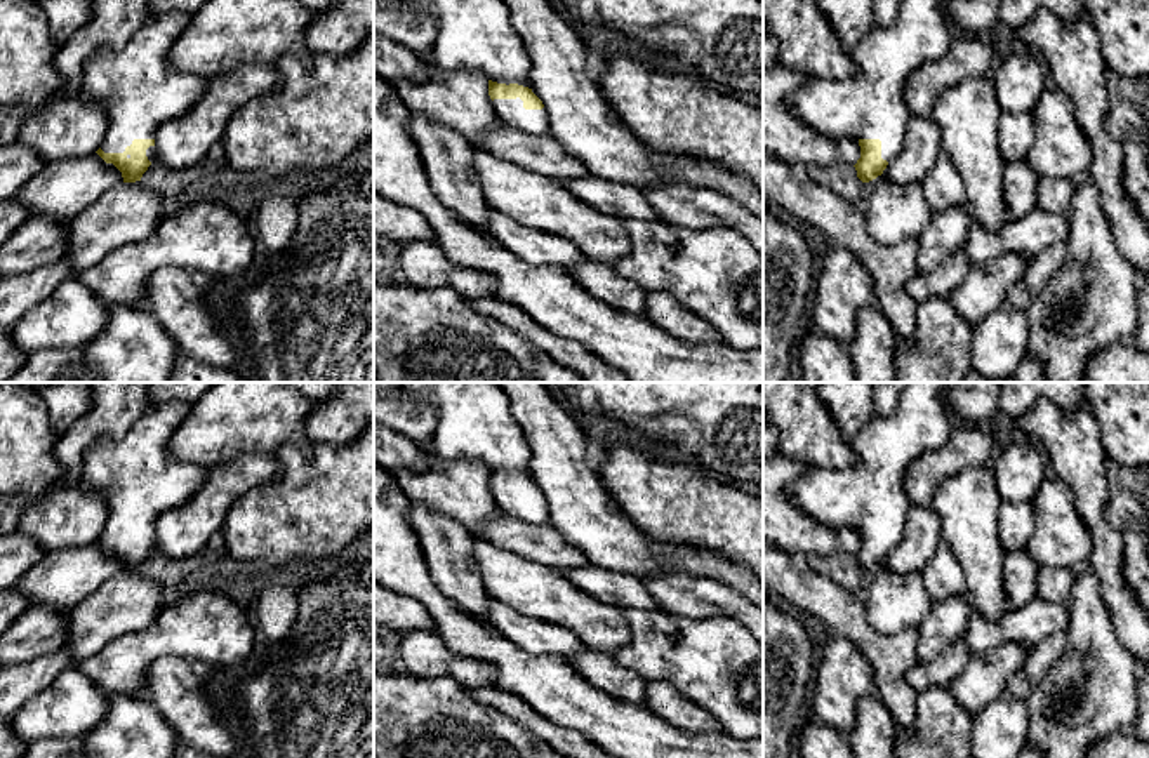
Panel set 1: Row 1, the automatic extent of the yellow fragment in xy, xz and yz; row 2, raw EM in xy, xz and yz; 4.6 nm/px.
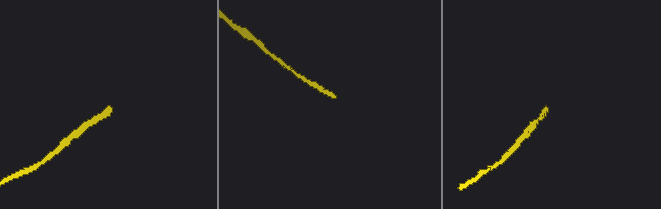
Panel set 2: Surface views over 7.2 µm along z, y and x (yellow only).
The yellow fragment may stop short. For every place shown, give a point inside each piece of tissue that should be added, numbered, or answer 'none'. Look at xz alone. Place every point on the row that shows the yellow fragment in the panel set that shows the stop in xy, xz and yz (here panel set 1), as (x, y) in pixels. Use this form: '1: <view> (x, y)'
1: xz (511, 112)

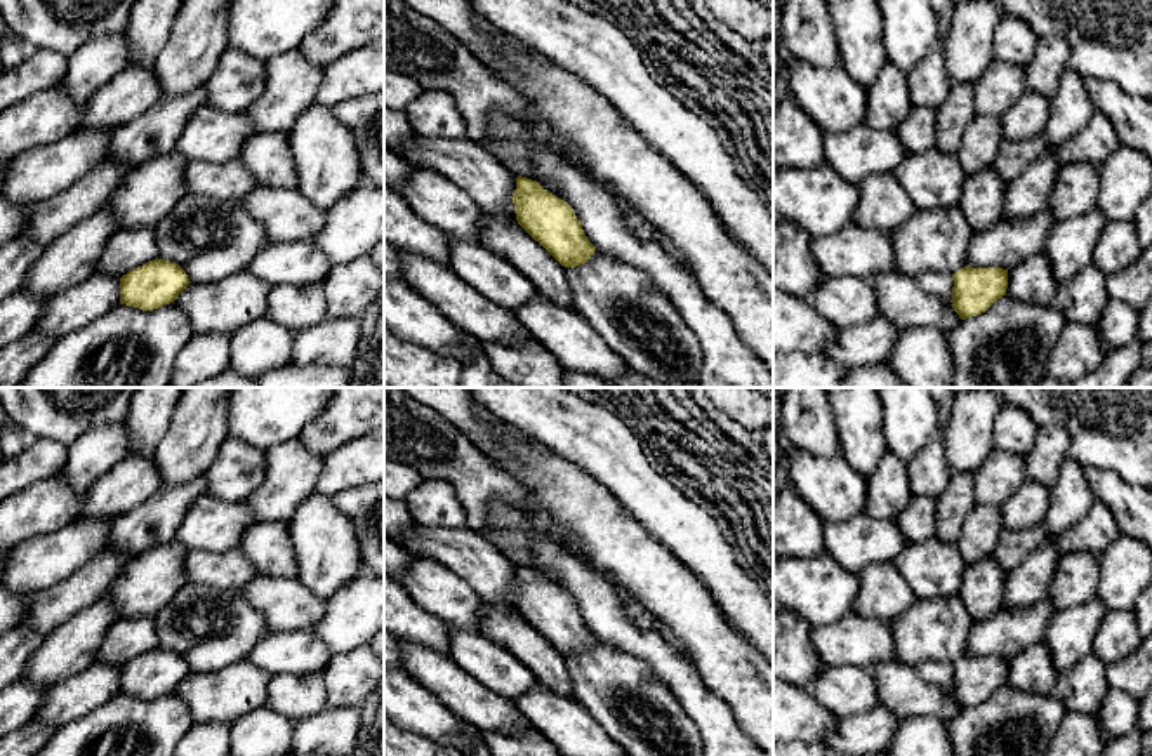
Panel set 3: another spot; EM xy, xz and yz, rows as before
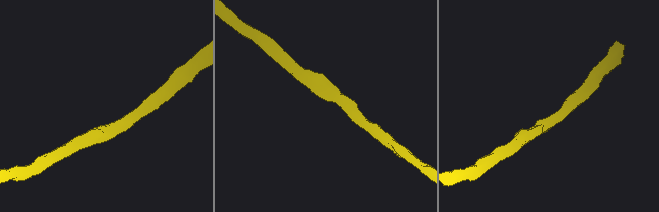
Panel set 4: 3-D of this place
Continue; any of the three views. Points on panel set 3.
none

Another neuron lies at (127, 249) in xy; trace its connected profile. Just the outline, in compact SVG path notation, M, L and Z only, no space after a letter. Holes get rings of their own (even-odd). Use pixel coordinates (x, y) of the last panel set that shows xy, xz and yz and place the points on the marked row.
M122 228L108 240L97 273L122 278L156 257L158 247L153 228Z

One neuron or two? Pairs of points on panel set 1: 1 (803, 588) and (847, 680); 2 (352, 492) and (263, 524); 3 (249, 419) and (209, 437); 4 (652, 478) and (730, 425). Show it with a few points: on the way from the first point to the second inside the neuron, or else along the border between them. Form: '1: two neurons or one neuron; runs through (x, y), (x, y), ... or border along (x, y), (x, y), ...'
1: two neurons; border along (831, 631), (849, 638), (866, 656)
2: one neuron; runs through (329, 508), (322, 515), (291, 515), (285, 520)
3: one neuron; runs through (239, 419), (230, 419), (219, 426)
4: two neurons; border along (687, 459), (723, 480)

